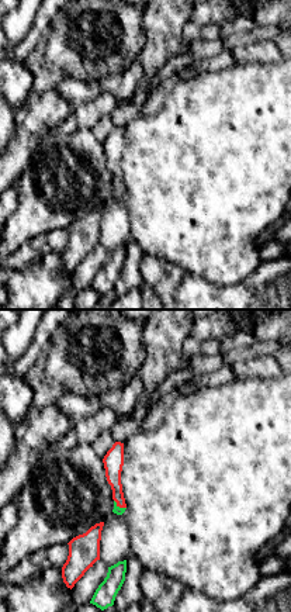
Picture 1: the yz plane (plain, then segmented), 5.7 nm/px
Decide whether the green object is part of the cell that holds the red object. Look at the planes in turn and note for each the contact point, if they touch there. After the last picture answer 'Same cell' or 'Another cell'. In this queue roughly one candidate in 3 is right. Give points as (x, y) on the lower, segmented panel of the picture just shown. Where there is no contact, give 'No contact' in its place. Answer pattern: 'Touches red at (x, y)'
Touches red at (120, 507)

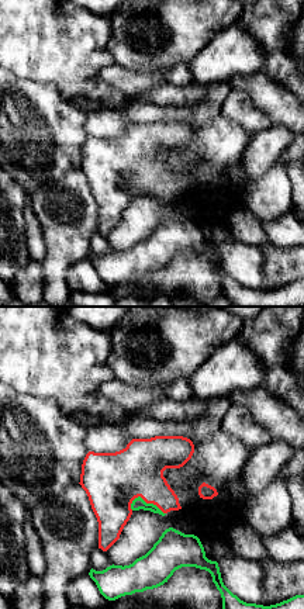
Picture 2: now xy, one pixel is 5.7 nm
Touches red at (148, 502)

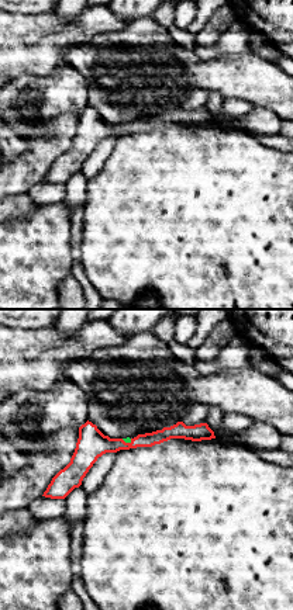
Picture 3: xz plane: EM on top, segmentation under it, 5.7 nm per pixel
Touches red at (127, 443)

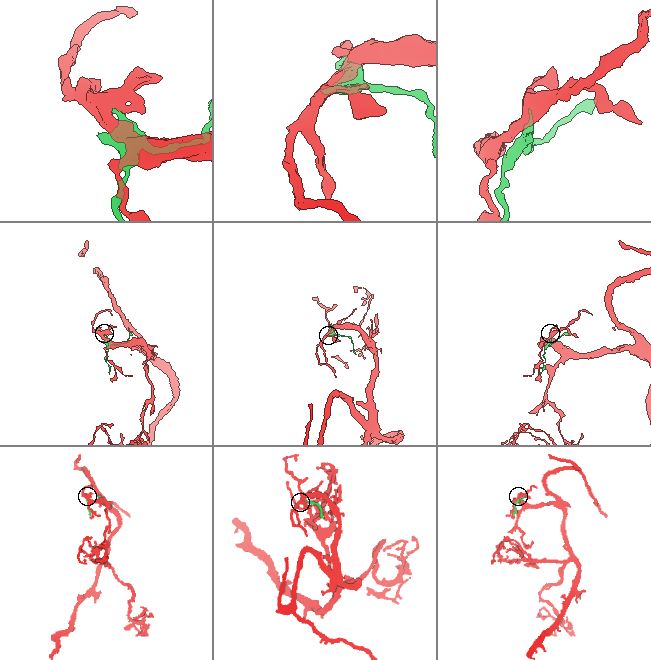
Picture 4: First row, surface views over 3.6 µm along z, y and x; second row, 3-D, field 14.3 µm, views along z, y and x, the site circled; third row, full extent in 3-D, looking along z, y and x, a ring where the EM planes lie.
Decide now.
Same cell

